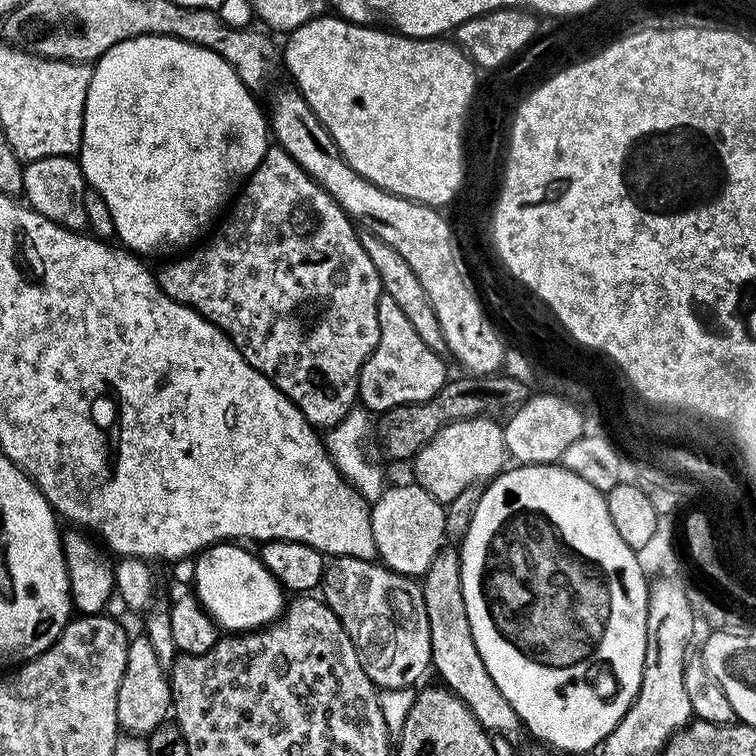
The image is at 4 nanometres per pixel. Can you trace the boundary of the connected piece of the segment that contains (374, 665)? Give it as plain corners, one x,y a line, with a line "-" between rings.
333,556
324,565
322,599
330,606
330,610
334,610
346,634
350,634
350,642
354,642
354,650
358,650
358,662
362,662
362,670
366,670
366,674
377,689
398,690
421,683
419,680
423,678
424,671
429,671
432,651
430,622
426,622
424,590
415,579
400,576
376,560

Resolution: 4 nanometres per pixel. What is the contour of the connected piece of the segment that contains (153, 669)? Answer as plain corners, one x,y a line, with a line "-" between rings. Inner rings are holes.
146,638
129,639
126,670
122,686
118,686
118,722
125,733
147,737
157,726
169,719
172,707
172,682
169,673
158,662
154,649

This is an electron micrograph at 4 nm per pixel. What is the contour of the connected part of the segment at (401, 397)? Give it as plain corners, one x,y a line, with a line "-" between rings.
381,295
378,302
378,326
378,346
374,346
360,368
359,403
369,413
383,414
394,406
426,402
434,398
434,394
438,394
438,390
442,390
442,386
450,379
450,373
444,369
445,357
430,350
430,346
422,342
410,323
410,318
402,314
402,309
394,302
394,298

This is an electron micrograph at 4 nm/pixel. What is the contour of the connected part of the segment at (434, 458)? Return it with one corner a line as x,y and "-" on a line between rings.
479,416
473,420
455,420
430,438
426,446
411,461
410,467
415,483
426,490
435,500
447,506
451,500
458,498
462,490
472,483
484,484
505,471
507,447
504,444
504,429
495,419

